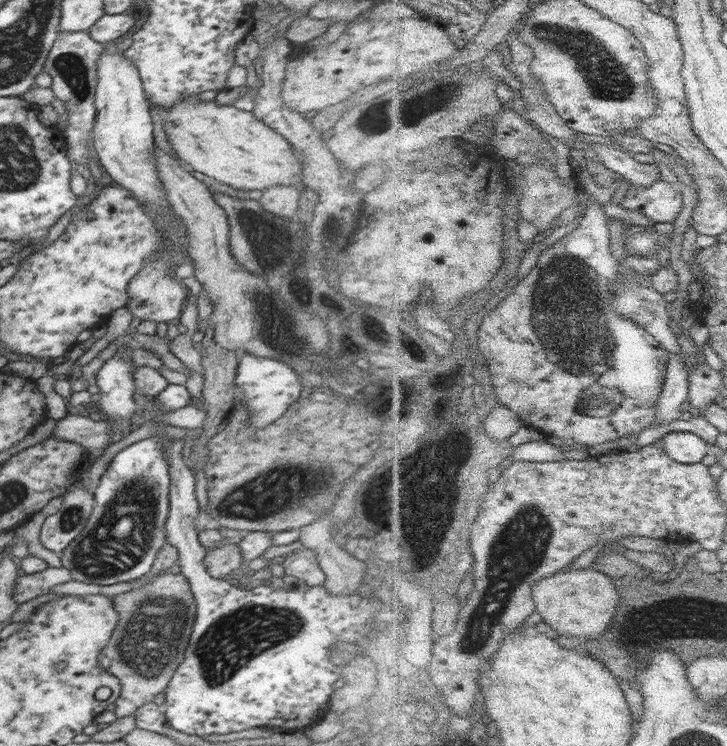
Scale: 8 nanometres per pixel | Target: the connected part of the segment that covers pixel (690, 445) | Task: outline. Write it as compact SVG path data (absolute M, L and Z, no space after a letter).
M671 432L664 436L663 446L670 456L684 464L701 463L711 451L708 442L694 432Z

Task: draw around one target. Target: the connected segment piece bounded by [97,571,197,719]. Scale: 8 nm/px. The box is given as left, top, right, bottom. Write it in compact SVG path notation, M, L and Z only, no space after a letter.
M163 572L161 575L152 577L148 584L134 588L130 592L124 592L119 596L114 596L114 609L116 613L126 614L126 606L134 604L130 624L118 622L109 644L101 650L98 655L97 663L102 664L109 672L117 676L121 683L120 696L114 703L117 719L124 716L131 716L138 711L140 706L154 701L157 694L164 692L171 676L176 674L180 662L184 660L184 652L188 647L188 640L194 627L197 606L194 602L188 580L179 572Z

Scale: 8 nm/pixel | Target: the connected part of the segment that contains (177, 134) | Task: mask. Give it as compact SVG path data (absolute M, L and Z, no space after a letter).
M194 96L176 101L166 110L164 132L168 143L176 151L179 160L186 162L196 172L215 178L238 190L261 190L274 185L294 185L296 176L302 178L303 164L295 155L293 146L283 136L254 117L252 112L238 110L234 106L219 106L216 101L196 100Z

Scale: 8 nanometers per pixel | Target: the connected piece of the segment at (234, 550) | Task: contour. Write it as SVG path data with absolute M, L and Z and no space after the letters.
M238 544L220 545L214 550L208 550L203 560L208 575L214 579L223 579L232 571L240 569L243 562Z

